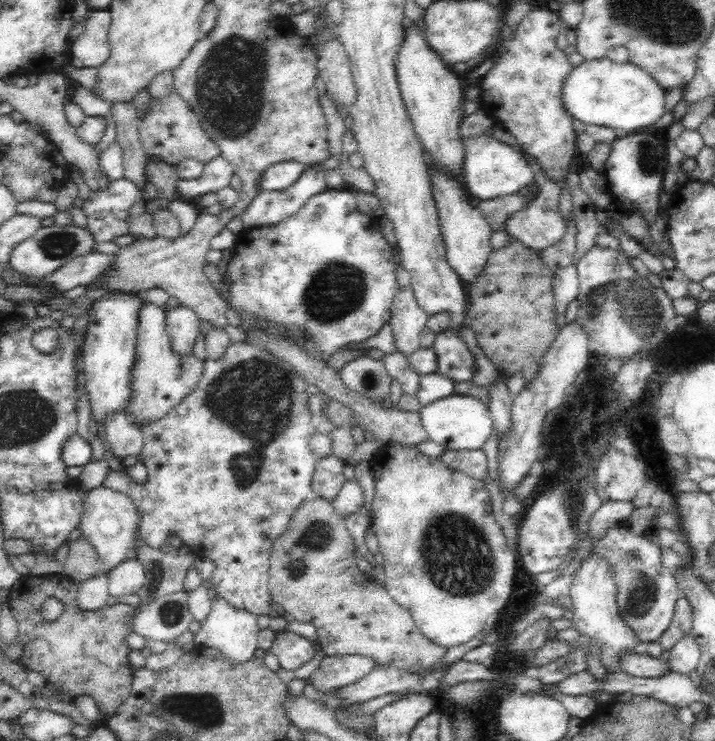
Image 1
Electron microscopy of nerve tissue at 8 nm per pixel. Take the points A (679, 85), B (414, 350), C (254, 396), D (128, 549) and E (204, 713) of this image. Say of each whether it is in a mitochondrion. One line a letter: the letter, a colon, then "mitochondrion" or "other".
A: other
B: other
C: mitochondrion
D: other
E: mitochondrion

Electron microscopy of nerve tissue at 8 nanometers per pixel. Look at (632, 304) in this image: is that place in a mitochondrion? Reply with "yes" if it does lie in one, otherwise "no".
yes

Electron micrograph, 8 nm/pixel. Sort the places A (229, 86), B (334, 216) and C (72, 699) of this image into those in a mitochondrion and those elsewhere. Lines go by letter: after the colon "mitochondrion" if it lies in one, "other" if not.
A: mitochondrion
B: other
C: other

